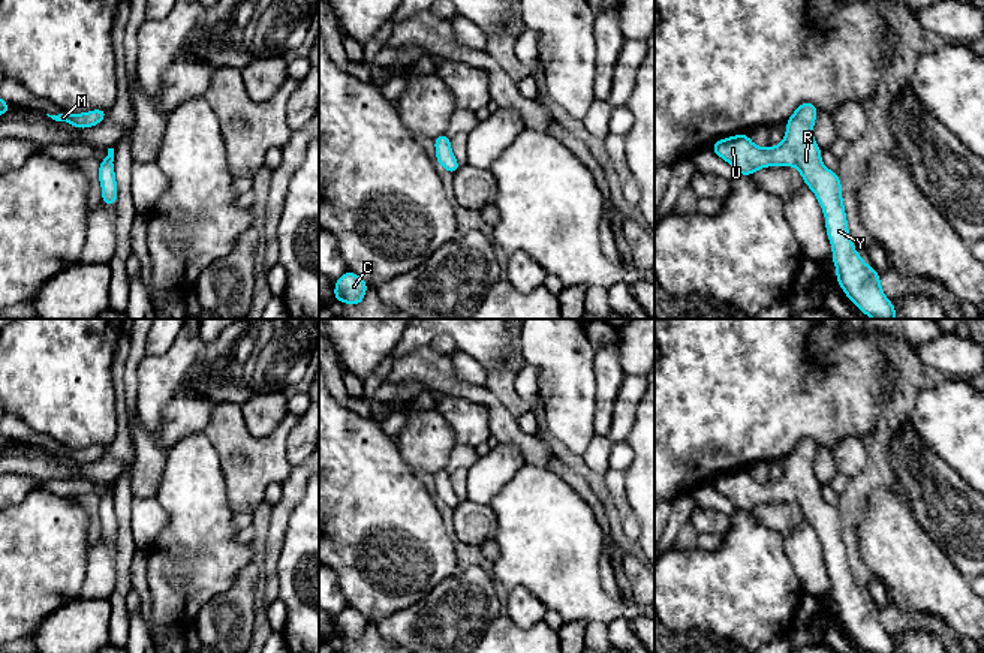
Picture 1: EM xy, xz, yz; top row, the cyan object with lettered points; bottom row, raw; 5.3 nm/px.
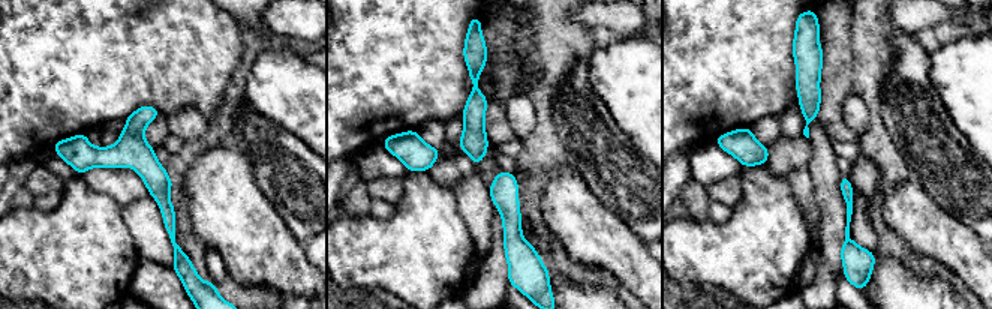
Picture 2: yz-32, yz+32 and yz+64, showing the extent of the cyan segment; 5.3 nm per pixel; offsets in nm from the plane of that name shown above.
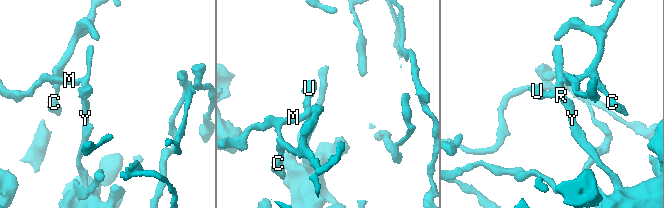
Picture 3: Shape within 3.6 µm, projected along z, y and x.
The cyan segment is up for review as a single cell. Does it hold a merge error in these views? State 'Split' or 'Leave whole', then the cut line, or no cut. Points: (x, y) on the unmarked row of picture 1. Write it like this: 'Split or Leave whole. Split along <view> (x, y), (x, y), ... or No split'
Leave whole. No split

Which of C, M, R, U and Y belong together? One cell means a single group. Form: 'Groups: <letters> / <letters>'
Groups: C M R U Y

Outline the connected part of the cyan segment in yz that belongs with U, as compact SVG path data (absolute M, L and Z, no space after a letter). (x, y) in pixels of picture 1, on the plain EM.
M801 439L786 457L785 475L776 482L759 484L747 469L741 469L714 478L711 485L741 511L752 511L765 502L795 502L825 550L840 623L864 650L896 653L896 643L884 631L878 608L872 601L864 599L851 577L842 518L836 508L822 500L821 484L812 469L816 451L818 443L813 439Z

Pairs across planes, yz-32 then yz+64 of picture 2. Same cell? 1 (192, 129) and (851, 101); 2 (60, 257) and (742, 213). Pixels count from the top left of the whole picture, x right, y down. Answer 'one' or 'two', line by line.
1: one
2: one

